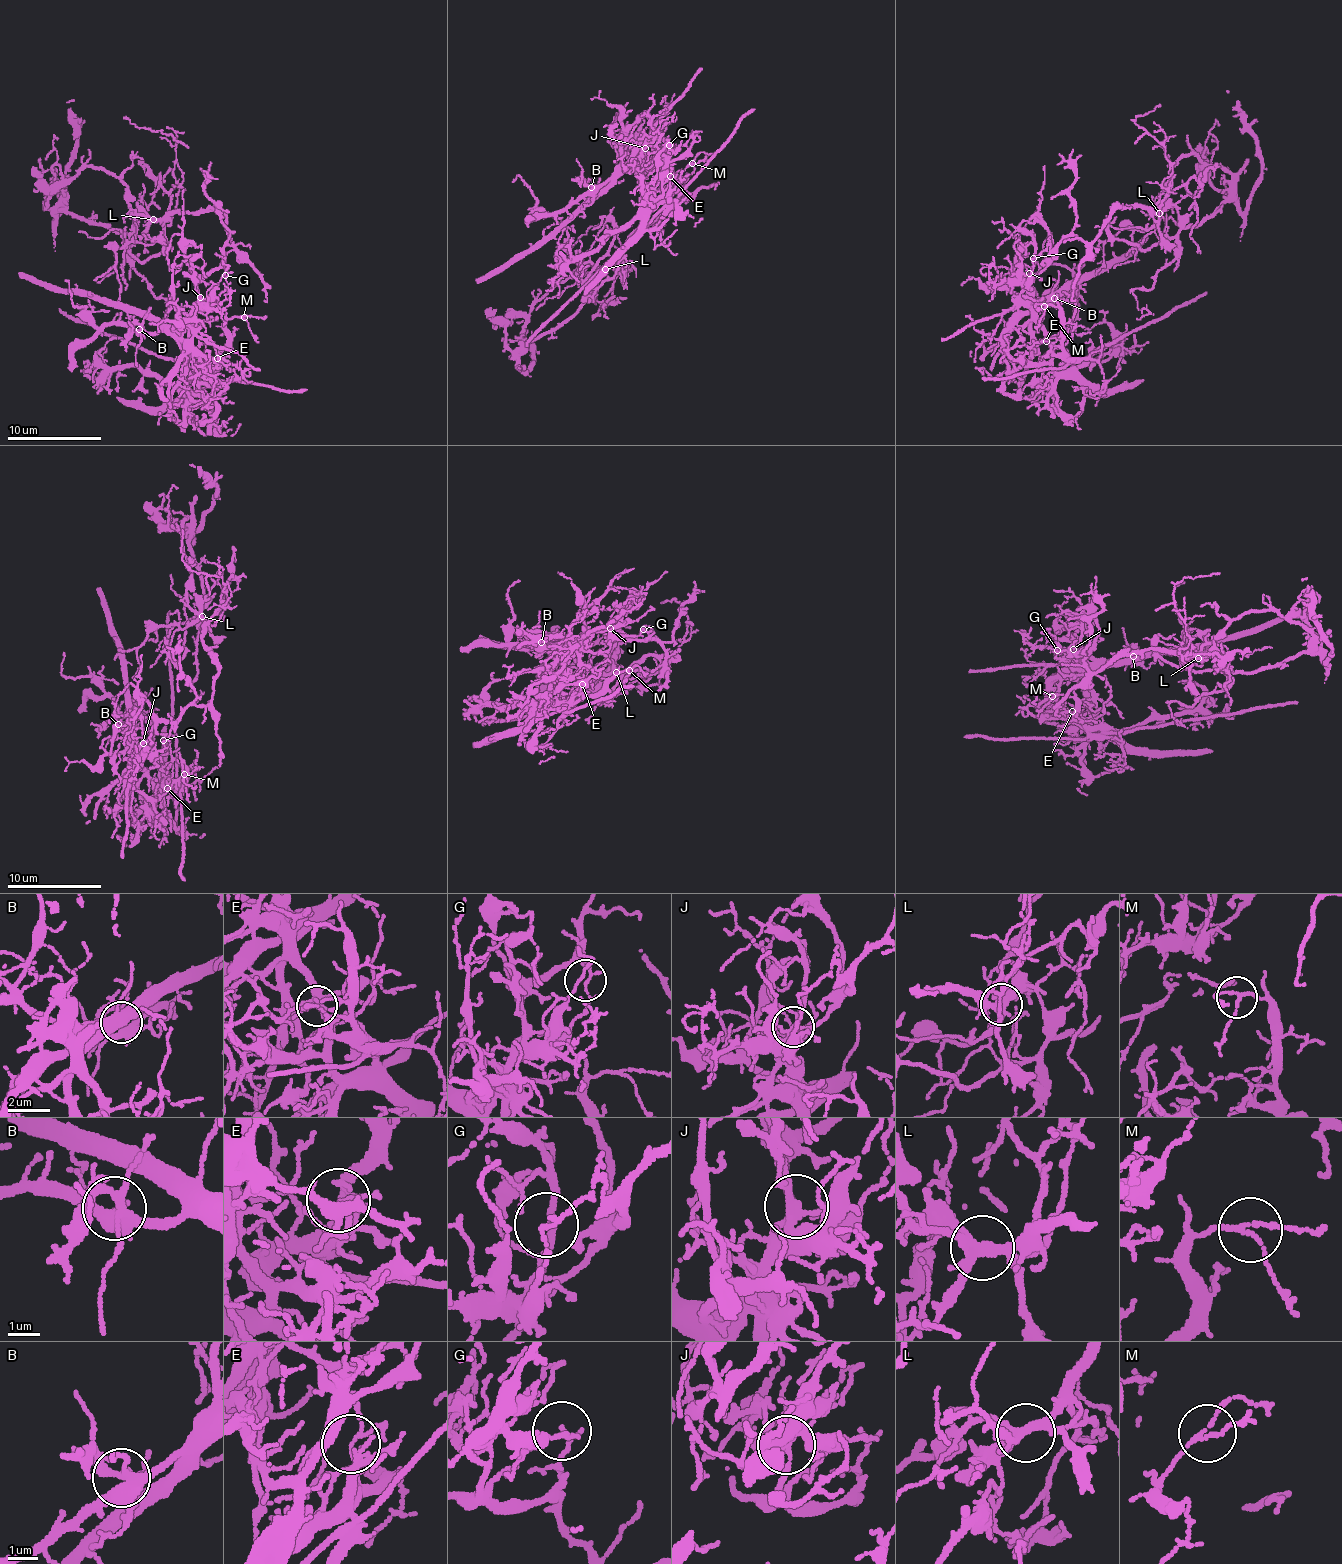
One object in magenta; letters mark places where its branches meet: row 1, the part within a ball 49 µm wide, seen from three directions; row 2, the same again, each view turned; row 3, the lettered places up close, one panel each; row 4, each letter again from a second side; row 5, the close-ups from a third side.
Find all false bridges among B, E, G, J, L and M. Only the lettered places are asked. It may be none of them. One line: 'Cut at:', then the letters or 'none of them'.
Cut at: E, G, J, L

